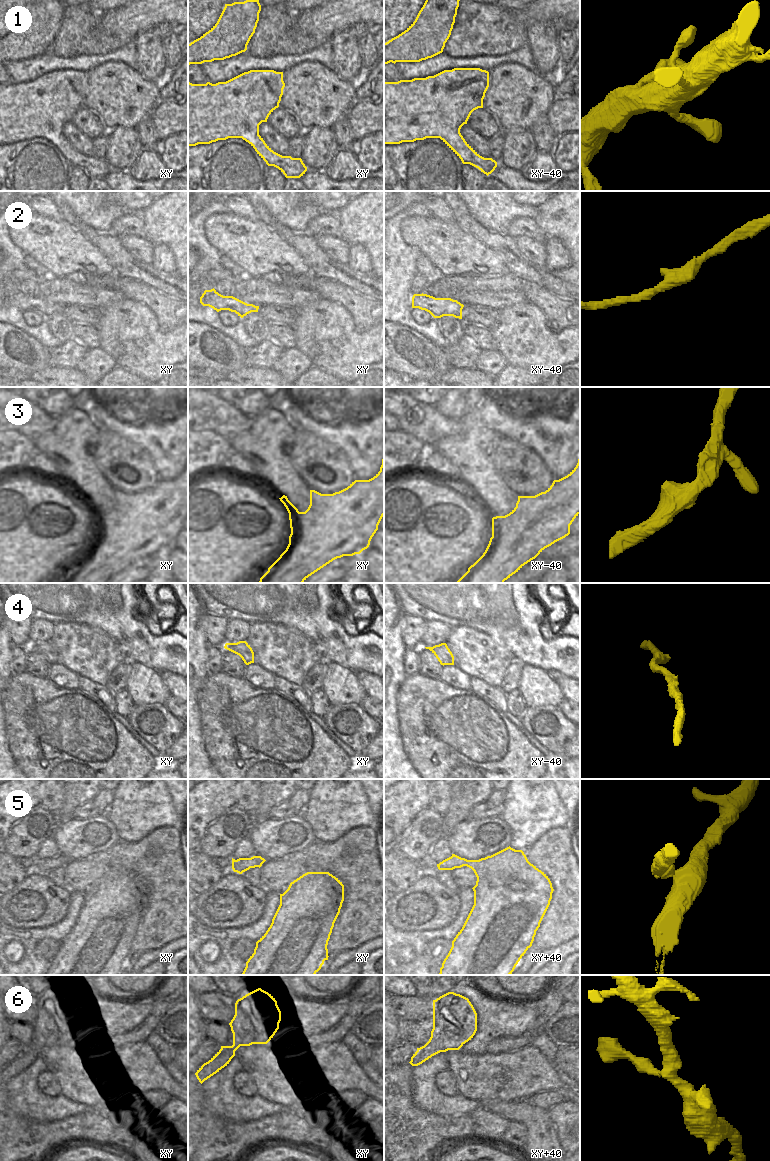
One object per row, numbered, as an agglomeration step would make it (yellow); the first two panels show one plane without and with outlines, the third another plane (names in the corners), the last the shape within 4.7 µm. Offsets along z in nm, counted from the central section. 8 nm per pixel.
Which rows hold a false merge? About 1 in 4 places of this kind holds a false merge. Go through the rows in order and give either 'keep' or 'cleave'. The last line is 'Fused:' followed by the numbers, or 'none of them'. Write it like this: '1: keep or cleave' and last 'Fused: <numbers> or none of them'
1: keep
2: keep
3: keep
4: keep
5: cleave
6: keep
Fused: 5

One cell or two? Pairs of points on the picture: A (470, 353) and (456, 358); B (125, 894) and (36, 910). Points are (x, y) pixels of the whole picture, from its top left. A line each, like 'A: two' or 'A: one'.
A: one
B: two

